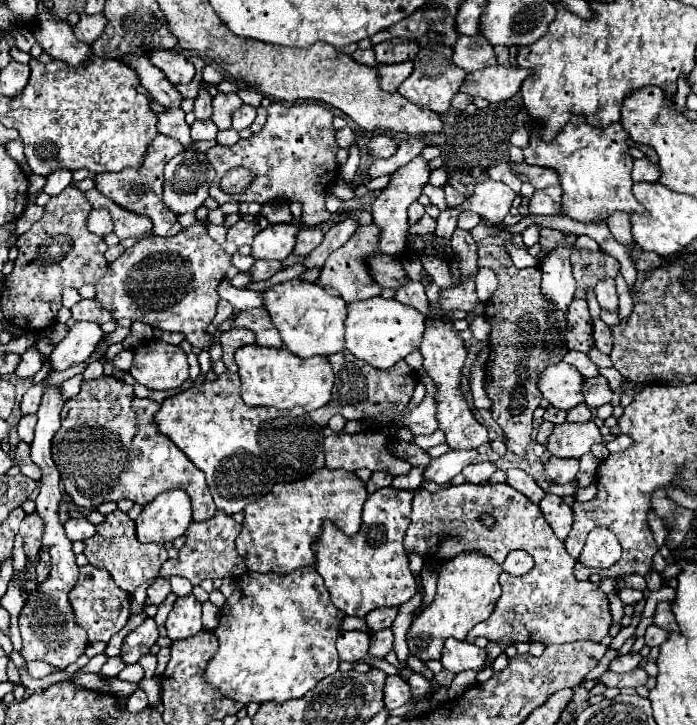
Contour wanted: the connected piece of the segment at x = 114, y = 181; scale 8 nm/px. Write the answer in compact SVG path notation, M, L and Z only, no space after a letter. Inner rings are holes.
M156 135L156 139L152 139L152 143L148 145L148 151L144 155L142 167L136 173L134 173L134 169L124 169L120 173L100 173L100 175L96 175L96 189L104 197L112 199L118 207L148 217L154 223L154 235L158 235L158 237L178 235L180 231L184 231L184 227L178 223L178 215L172 215L164 207L164 201L162 201L162 191L164 191L162 171L164 171L164 165L172 157L182 153L182 151L184 151L184 145L176 143L176 139L164 137L164 135ZM170 229L172 229L172 233L170 233Z

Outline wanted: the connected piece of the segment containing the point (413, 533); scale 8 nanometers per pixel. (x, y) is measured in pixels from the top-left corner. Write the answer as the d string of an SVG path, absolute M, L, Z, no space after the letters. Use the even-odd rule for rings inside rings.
M506 483L448 485L438 493L420 489L412 503L412 523L406 531L404 545L408 555L416 551L426 563L434 561L436 565L466 551L480 551L496 563L504 563L506 555L516 549L534 557L534 567L526 575L500 575L502 597L498 599L494 613L484 623L472 627L466 641L486 637L488 641L500 641L506 645L514 645L518 641L540 641L544 645L552 645L602 641L608 635L612 615L606 593L592 581L574 579L576 559L566 553L564 541L556 539L540 507ZM480 513L494 515L496 525L492 529L484 527L478 519Z

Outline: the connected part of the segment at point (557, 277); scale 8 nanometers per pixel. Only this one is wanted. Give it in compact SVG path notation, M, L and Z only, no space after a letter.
M566 233L564 243L556 247L556 251L550 251L544 257L544 263L540 265L542 271L542 293L560 309L568 311L568 305L574 299L576 281L572 275L570 265L570 249L576 243L574 233Z

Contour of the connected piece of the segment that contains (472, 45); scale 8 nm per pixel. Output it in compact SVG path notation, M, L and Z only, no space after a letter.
M458 37L454 45L454 63L462 67L466 73L486 69L490 65L496 65L496 55L492 45L482 37Z

